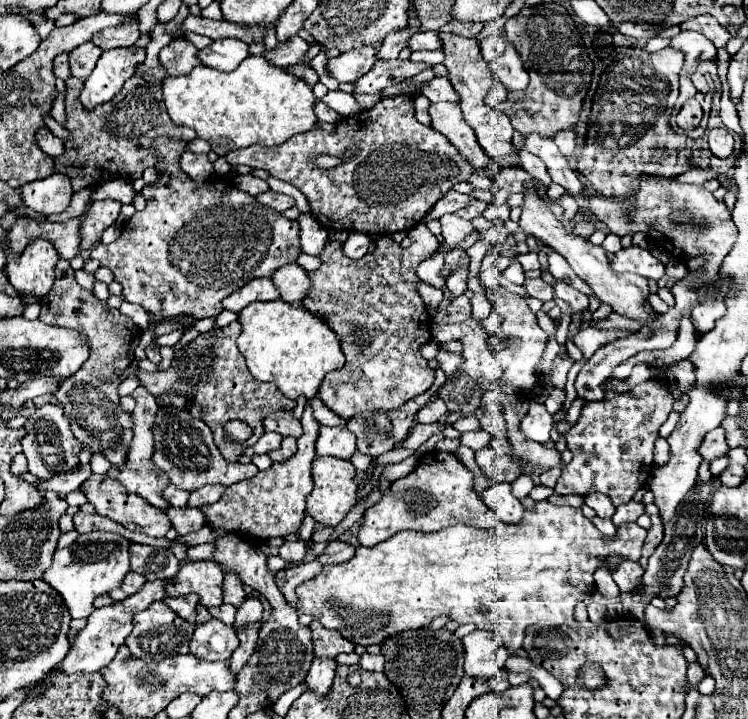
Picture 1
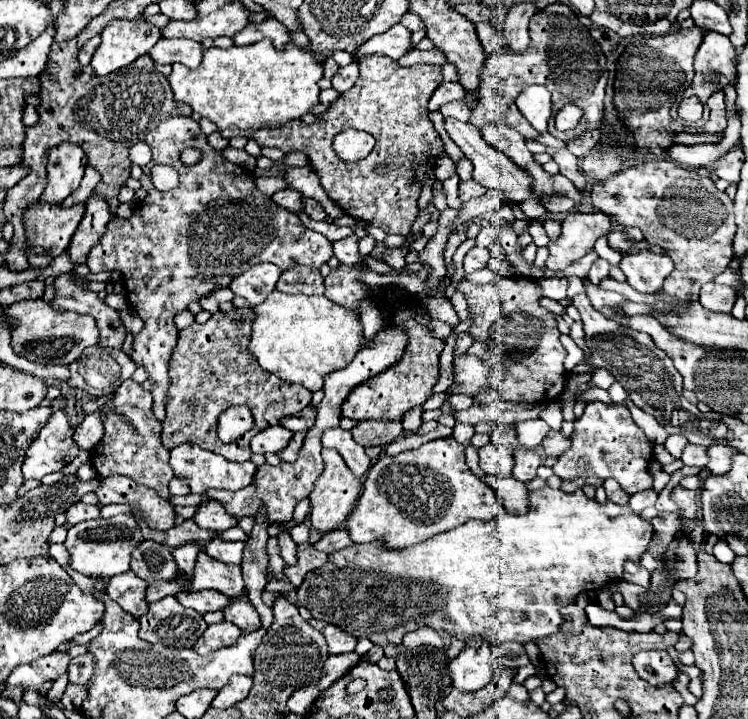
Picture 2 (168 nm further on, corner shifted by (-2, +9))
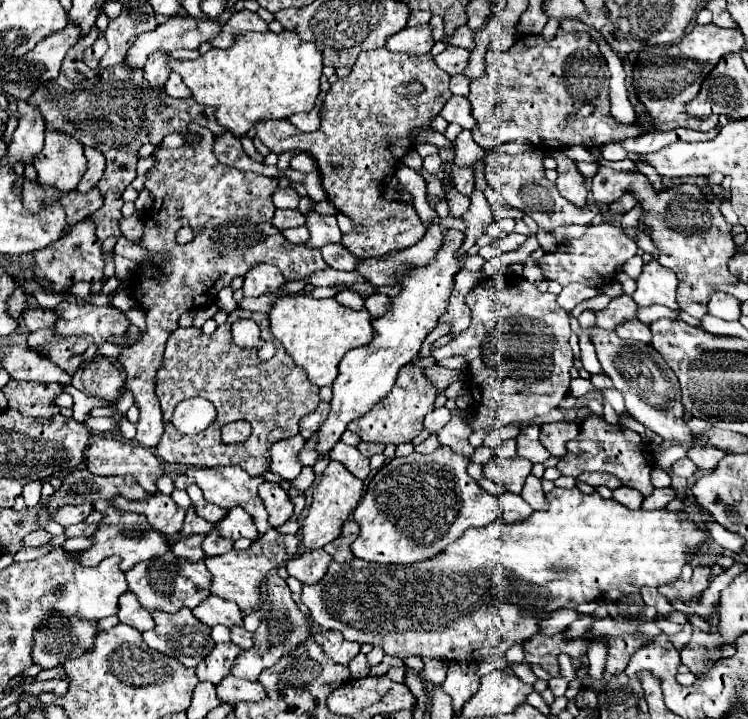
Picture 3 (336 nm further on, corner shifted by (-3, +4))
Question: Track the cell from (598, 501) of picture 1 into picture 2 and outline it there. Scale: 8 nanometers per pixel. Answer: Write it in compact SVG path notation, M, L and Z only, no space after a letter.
M605 480L603 482L603 488L607 492L607 498L613 500L615 504L627 504L629 502L629 494L625 494L615 480Z

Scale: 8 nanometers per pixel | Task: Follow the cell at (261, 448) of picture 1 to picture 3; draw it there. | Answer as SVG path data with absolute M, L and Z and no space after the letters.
M300 435L274 443L270 447L270 457L272 457L270 471L278 473L284 479L296 479L302 471L302 465L298 461L298 453L304 447L304 443L306 441Z

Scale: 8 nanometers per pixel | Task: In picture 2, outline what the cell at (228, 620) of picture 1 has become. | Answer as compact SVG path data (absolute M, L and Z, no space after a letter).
M231 598L231 606L227 606L223 614L227 622L233 622L245 632L253 632L259 628L259 614L251 606L251 602L245 598Z

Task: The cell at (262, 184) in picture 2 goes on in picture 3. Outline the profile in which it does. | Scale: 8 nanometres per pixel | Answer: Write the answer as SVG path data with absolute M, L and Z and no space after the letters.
M288 185L288 187L278 187L272 199L276 209L294 209L299 204L300 195L296 193L296 189L292 189L292 185Z

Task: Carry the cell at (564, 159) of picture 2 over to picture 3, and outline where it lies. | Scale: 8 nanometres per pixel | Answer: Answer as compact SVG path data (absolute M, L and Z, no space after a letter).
M558 151L554 155L558 167L558 179L556 179L556 189L560 191L560 195L564 195L564 199L568 199L572 205L576 207L584 207L586 205L586 181L582 177L582 173L578 171L578 167L564 155L564 151Z

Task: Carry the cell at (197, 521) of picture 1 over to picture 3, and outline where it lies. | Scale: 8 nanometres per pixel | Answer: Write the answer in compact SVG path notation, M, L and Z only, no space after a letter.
M232 507L228 511L228 515L218 523L218 529L220 529L220 535L224 535L226 539L232 539L232 541L236 541L240 537L246 537L250 541L260 539L252 517L242 507Z

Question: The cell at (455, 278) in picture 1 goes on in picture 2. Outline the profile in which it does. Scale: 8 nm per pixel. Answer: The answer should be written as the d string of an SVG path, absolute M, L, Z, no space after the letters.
M479 246L471 248L471 250L467 252L465 260L463 260L463 270L465 270L465 274L471 274L471 272L483 268L483 266L487 264L487 260L489 260L489 250L487 250L487 248L479 248Z

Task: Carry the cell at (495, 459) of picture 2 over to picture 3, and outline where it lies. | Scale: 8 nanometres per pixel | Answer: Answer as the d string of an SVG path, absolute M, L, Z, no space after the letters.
M494 455L486 465L484 465L484 475L492 479L494 483L502 485L506 491L520 493L524 487L524 479L530 475L532 463L522 457L512 457L504 459Z

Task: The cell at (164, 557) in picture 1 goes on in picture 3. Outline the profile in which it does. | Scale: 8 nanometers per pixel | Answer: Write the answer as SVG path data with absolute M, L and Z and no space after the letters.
M168 551L166 555L154 557L150 561L134 565L130 571L126 571L126 579L128 579L130 591L138 597L140 605L150 613L152 611L176 613L182 607L194 609L204 599L210 597L210 583L212 583L212 575L208 575L208 567L206 567L204 559L200 559L196 563L192 563L188 559L176 559L176 555L172 555L172 551Z

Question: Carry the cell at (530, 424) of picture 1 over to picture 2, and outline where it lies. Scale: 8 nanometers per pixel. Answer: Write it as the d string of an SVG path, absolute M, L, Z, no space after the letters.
M541 418L537 420L527 420L527 422L519 422L517 424L517 440L527 446L527 448L537 448L541 444L541 440L547 436L551 428L547 426L547 422L543 422Z

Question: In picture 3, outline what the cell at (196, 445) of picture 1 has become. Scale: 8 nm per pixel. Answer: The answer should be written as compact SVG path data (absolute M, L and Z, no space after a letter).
M198 467L198 469L188 469L186 475L192 475L196 479L196 485L202 489L206 501L224 509L230 509L233 506L244 507L252 515L260 535L264 535L272 527L268 523L268 513L264 509L264 503L258 497L258 485L264 481L262 477L252 477L246 471L242 471L242 467L212 467L212 469Z

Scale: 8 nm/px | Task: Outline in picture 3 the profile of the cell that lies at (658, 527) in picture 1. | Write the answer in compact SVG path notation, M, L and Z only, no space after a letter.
M694 567L694 575L692 575L692 581L684 583L684 581L676 581L674 585L666 585L666 587L660 587L658 591L668 599L668 601L690 601L690 599L696 599L702 595L702 591L708 587L708 577L710 577L710 569L708 567Z

